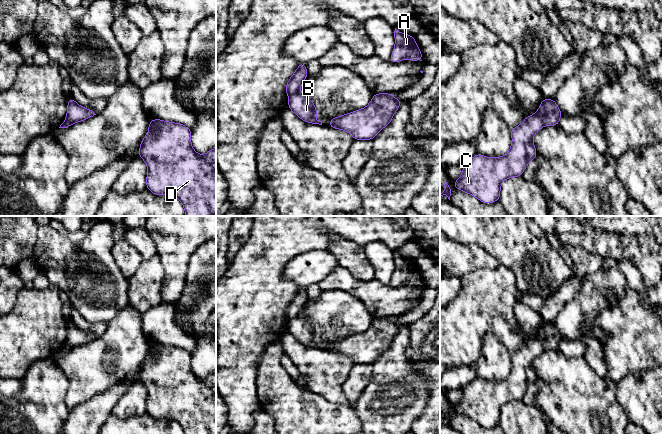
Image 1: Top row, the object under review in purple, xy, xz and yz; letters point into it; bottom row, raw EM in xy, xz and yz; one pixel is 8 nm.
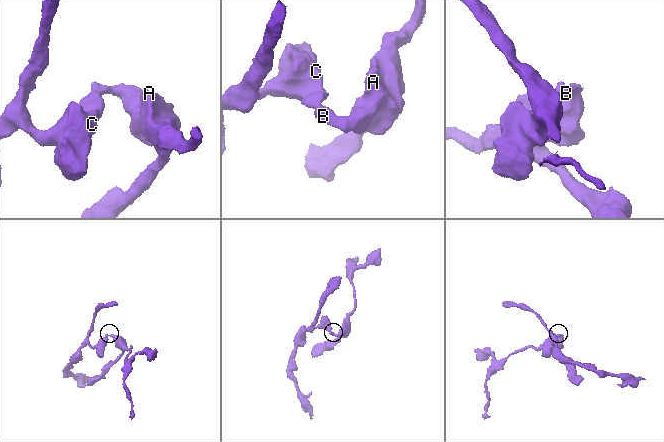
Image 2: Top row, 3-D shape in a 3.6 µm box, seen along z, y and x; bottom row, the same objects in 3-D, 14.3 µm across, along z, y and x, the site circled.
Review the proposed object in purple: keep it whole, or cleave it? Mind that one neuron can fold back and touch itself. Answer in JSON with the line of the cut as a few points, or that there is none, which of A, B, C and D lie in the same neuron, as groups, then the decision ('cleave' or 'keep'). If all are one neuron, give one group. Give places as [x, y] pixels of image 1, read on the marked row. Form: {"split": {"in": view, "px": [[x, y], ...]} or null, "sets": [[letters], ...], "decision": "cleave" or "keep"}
{"split": null, "sets": [["A", "B", "C", "D"]], "decision": "keep"}

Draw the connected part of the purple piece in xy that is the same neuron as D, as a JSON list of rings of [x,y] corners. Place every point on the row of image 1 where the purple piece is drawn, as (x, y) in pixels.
[[[151,119],[138,156],[147,164],[146,188],[154,195],[171,195],[182,203],[185,216],[216,216],[216,147],[199,155],[191,144],[191,129],[181,123]]]

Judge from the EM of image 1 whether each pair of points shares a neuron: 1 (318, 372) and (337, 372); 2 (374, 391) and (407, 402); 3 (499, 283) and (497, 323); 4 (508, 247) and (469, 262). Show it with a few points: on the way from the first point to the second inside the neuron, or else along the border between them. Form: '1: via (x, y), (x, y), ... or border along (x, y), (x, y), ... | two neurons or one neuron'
1: via (323, 372), (332, 372) | one neuron
2: via (382, 399), (384, 401), (399, 401) | one neuron
3: via (497, 293), (497, 313) | one neuron
4: border along (468, 245), (478, 244), (490, 253), (499, 264) | two neurons

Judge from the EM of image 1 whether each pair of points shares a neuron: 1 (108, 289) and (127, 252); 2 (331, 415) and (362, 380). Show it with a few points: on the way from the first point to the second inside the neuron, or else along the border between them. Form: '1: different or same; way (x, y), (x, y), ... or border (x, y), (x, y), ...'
1: different; border (113, 245), (113, 259), (127, 280)
2: different; border (349, 404), (353, 407)

